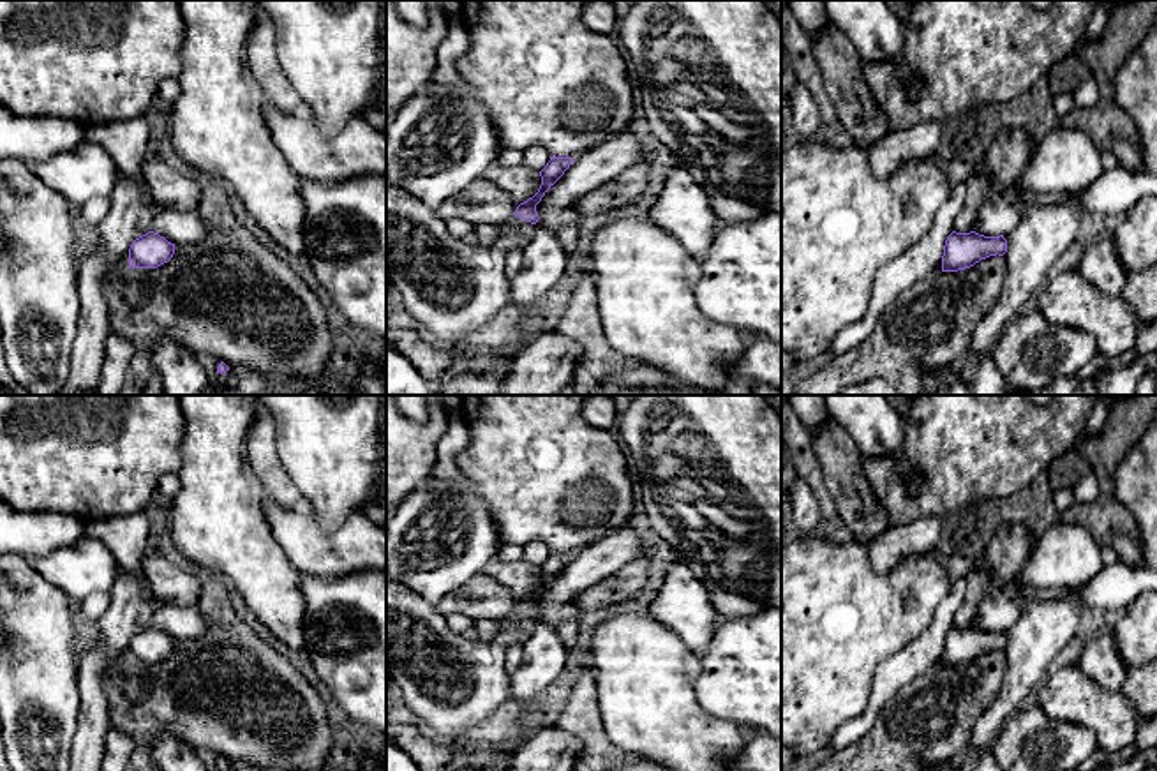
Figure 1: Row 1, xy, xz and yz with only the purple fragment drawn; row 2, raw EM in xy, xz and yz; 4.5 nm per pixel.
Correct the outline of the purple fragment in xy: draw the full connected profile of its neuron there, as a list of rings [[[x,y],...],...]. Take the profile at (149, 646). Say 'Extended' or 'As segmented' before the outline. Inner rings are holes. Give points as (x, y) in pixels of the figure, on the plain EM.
As segmented. [[[148,626],[136,633],[129,644],[129,662],[157,663],[168,658],[175,649],[175,639],[168,637],[159,628]]]

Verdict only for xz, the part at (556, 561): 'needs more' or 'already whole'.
needs more

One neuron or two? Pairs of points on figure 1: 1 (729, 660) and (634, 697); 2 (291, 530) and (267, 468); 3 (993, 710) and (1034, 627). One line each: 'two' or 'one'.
1: two
2: two
3: one

